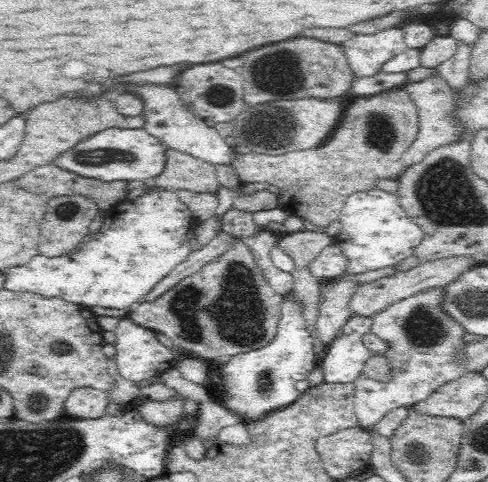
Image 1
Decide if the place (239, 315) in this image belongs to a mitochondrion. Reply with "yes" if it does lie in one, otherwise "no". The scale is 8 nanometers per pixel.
yes

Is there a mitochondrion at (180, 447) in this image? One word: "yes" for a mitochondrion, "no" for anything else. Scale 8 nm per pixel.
no

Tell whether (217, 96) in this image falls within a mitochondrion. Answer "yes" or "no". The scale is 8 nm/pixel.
yes

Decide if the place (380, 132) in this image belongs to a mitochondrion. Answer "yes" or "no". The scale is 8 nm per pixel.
yes

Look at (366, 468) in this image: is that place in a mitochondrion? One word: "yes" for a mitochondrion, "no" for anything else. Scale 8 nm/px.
no

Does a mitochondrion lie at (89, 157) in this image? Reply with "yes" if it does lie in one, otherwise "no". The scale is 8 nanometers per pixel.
yes

